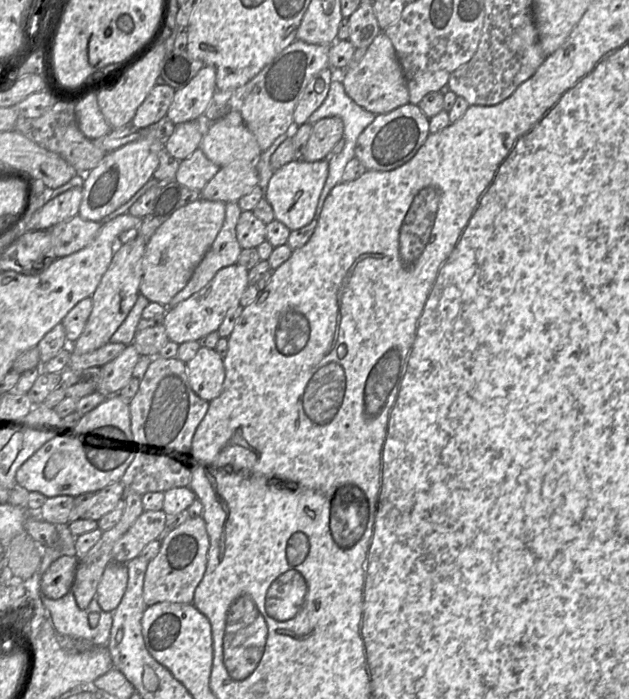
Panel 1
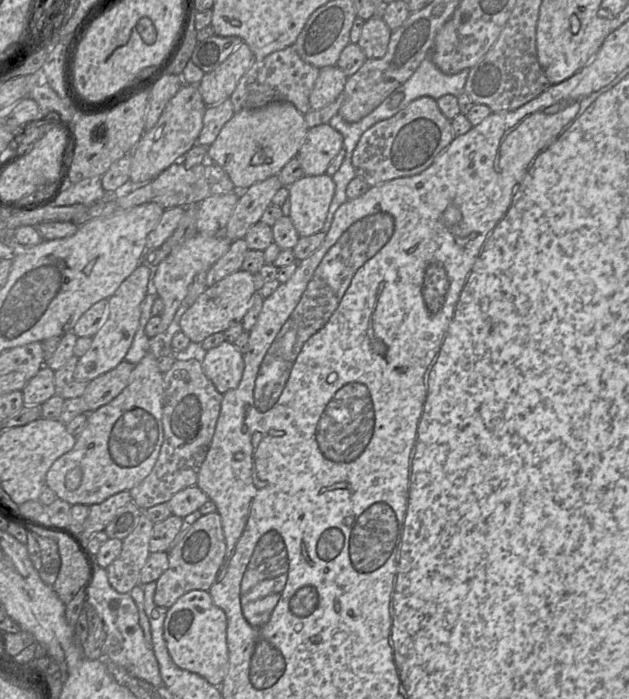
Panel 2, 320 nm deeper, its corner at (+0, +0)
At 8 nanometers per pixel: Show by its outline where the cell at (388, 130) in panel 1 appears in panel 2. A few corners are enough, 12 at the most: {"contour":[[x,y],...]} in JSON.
{"contour":[[418,98],[362,134],[352,155],[370,187],[419,174],[454,138]]}

